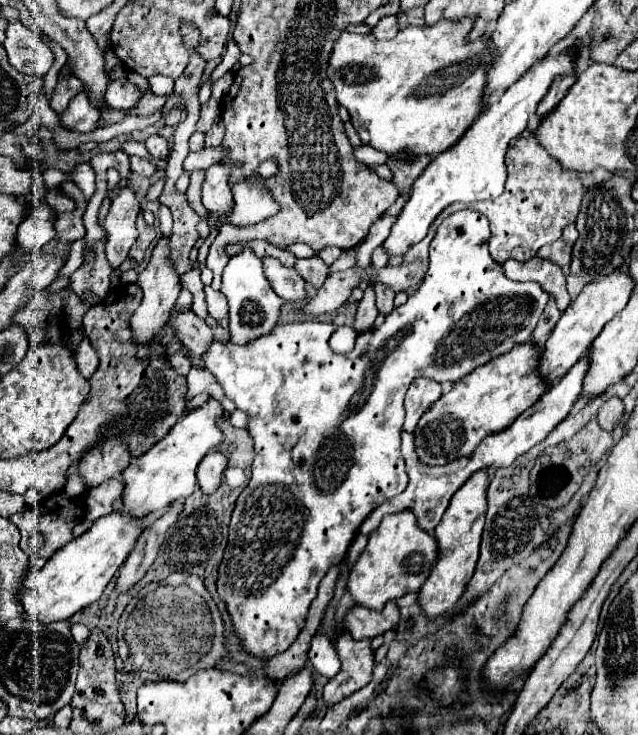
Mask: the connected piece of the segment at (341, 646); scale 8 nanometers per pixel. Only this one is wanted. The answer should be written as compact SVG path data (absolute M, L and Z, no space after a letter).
M342 631L336 639L336 651L340 655L342 669L326 683L322 697L330 705L368 685L374 669L374 653L370 649L370 641L356 641L348 631Z

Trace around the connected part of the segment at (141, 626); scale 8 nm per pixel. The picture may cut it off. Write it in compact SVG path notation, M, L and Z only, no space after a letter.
M172 573L164 583L146 585L124 609L120 627L118 627L118 655L124 663L124 669L142 681L186 681L198 669L210 669L226 655L224 647L224 625L216 603L204 587L204 581L194 575Z

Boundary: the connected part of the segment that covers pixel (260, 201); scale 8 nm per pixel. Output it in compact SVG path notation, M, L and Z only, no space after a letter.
M240 179L232 183L230 189L232 189L232 199L234 199L230 215L222 219L218 213L210 213L208 217L208 225L214 231L218 231L224 223L230 223L234 227L248 227L280 211L280 205L274 201L270 189L260 181Z

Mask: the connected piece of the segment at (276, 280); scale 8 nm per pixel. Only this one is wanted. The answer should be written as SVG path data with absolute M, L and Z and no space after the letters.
M272 257L262 259L262 263L264 263L264 275L280 299L288 303L298 303L306 299L304 281L302 277L298 277L296 269L288 269Z

